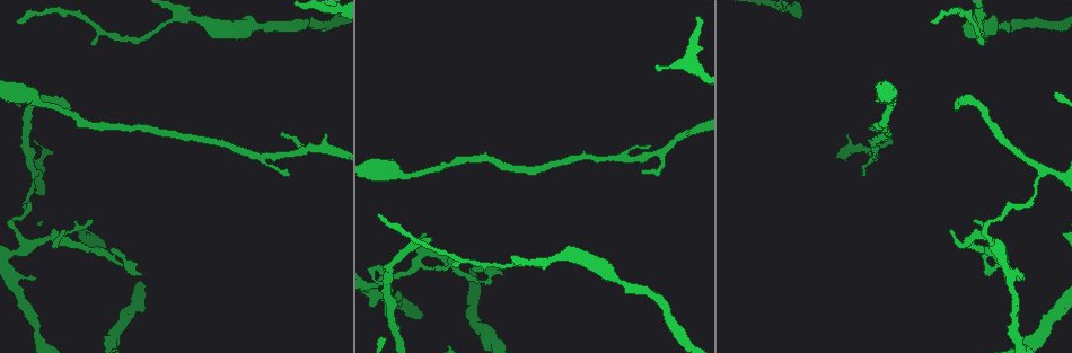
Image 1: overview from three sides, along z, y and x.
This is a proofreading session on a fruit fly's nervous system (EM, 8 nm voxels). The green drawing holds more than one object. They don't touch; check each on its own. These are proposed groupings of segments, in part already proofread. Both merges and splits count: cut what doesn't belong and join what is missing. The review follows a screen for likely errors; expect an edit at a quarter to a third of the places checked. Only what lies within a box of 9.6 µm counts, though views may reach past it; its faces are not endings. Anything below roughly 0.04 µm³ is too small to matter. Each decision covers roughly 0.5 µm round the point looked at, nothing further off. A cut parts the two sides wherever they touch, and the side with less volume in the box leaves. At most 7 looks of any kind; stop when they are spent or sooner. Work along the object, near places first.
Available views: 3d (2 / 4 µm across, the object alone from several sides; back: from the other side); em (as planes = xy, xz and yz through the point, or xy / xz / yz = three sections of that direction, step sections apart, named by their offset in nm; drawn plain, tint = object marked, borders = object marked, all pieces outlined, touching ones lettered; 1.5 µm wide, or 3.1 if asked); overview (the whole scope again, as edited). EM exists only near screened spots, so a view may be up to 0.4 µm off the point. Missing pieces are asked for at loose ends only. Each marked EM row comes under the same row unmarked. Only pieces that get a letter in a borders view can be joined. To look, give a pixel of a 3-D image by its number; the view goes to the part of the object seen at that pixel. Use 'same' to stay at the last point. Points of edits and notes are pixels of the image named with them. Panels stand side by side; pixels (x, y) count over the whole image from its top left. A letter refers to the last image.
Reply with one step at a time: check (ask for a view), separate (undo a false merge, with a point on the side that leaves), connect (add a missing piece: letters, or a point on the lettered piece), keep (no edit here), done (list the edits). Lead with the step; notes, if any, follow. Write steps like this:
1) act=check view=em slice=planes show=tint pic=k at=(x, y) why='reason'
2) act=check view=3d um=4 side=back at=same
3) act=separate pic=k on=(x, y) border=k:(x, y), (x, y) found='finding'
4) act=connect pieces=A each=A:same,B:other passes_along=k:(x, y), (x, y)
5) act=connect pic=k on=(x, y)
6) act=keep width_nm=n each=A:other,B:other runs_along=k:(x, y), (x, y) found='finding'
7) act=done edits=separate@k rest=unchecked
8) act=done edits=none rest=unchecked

act=check view=em slice=planes show=borders pic=1 at=(35, 171) why='arms part here'

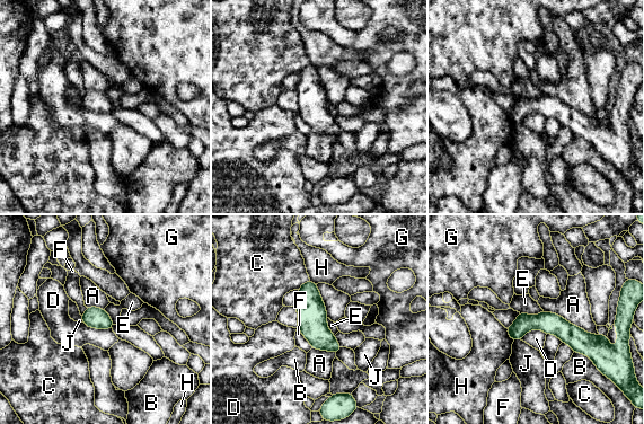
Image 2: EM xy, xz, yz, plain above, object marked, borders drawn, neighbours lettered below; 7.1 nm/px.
act=keep width_nm=150 longest_contact=A:440nm each=A:other,B:other,C:other,D:other,E:other,F:other,G:other,H:other,J:other found='all the same cell'

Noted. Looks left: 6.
act=check view=3d um=2 pic=1 at=(954, 108) why='free end'

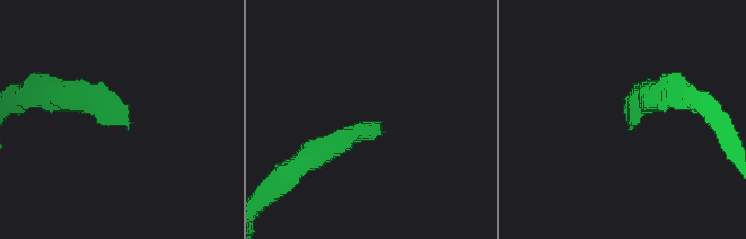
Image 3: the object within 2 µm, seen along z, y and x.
act=check view=em slice=yz step=8 show=borders pic=3 at=(128, 130)

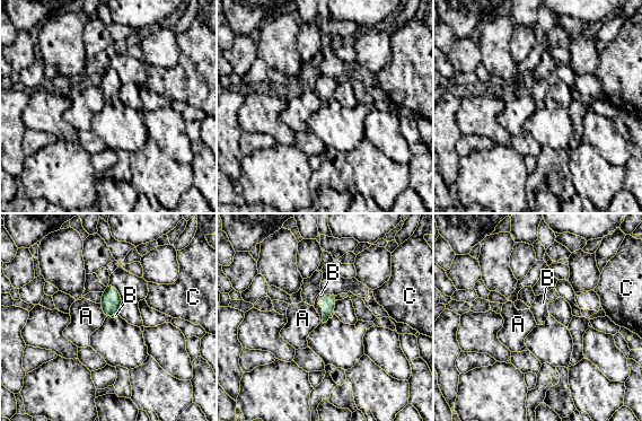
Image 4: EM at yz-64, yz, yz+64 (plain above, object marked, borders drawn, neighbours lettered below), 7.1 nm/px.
act=connect pieces=B each=A:other,B:same,C:other passes_along=4:(330, 300), (320, 306), (318, 299) found='the cell continues'

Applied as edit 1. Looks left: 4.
act=check view=overview why='see it whole again'

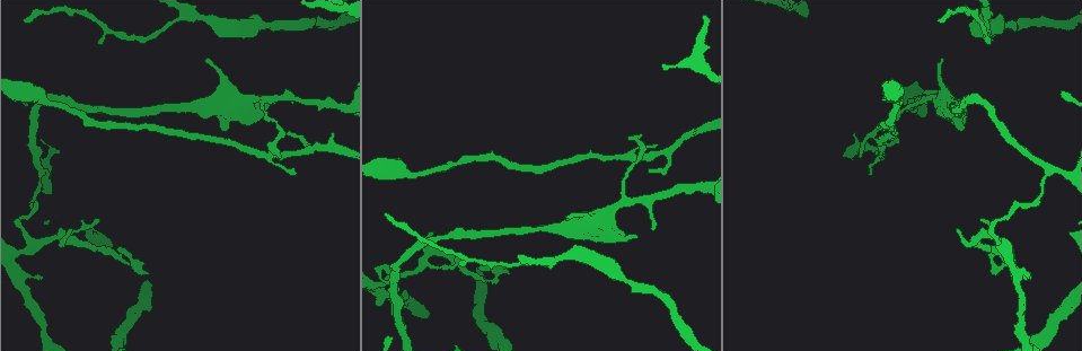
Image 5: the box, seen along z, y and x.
act=check view=3d um=4 pic=5 at=(938, 22) why='thin end'

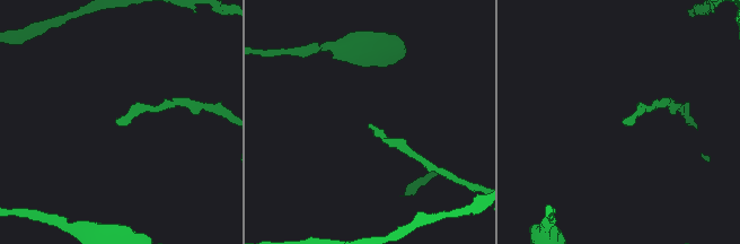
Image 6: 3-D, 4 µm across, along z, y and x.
act=check view=em slice=planes show=borders pic=6 at=(624, 119)

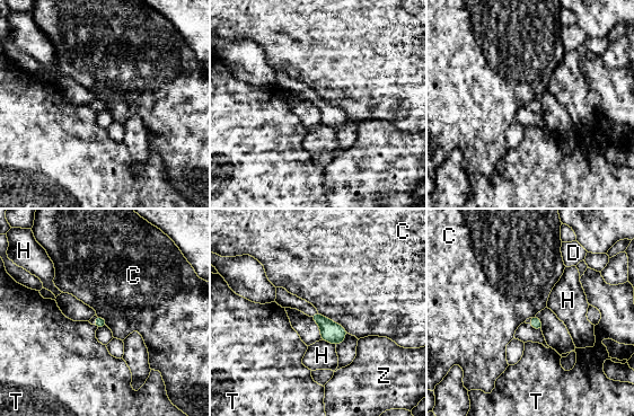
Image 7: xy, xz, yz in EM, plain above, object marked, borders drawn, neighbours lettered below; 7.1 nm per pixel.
act=keep width_nm=80 each=C:other,D:other,H:other,T:other,Z:other border=7:(317, 312), (340, 324), (348, 333) found='no lettered piece goes on from it'

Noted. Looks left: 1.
act=done edits=connect@4 rest=unchecked

